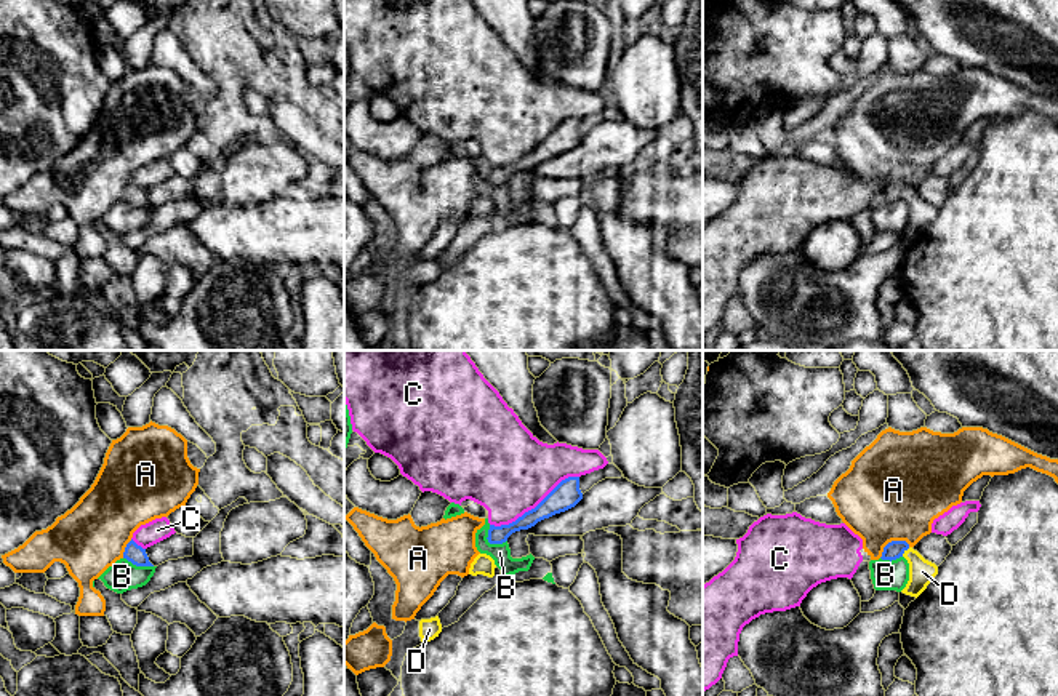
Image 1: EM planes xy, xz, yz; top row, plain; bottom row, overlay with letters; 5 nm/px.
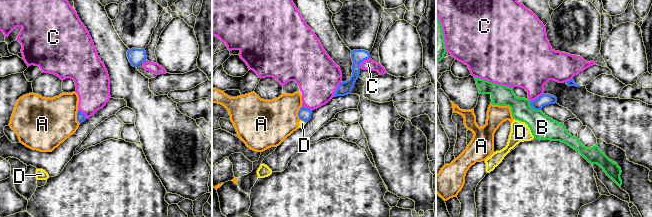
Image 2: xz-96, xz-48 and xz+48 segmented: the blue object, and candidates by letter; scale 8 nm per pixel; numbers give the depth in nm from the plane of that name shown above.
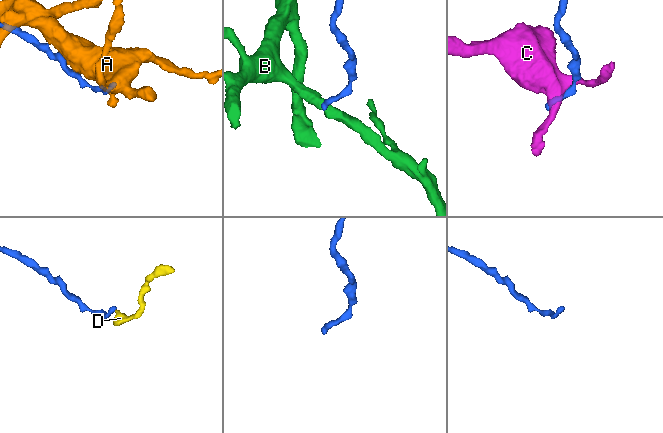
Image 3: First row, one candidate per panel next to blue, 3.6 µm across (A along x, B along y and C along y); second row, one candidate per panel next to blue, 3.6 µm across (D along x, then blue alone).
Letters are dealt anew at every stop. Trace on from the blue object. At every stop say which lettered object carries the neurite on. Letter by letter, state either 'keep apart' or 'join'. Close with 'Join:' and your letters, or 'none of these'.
A: keep apart
B: keep apart
C: keep apart
D: join
Join: D

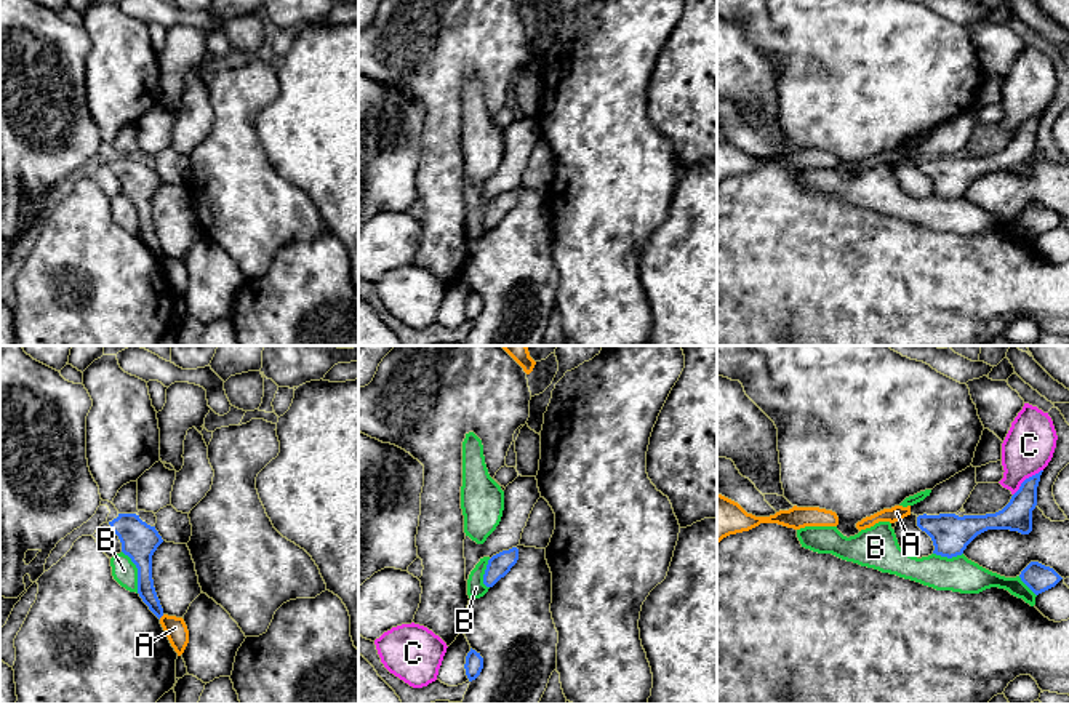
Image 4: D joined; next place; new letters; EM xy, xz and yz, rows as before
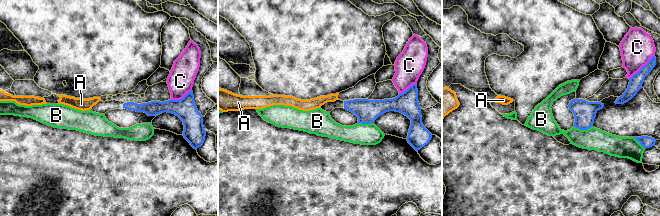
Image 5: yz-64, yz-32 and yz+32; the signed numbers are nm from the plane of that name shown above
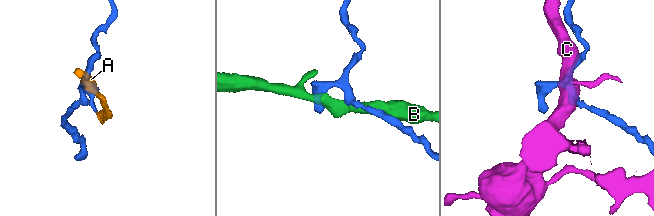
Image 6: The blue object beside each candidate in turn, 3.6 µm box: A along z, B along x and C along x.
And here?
A: keep apart
B: keep apart
C: keep apart
Join: none of these

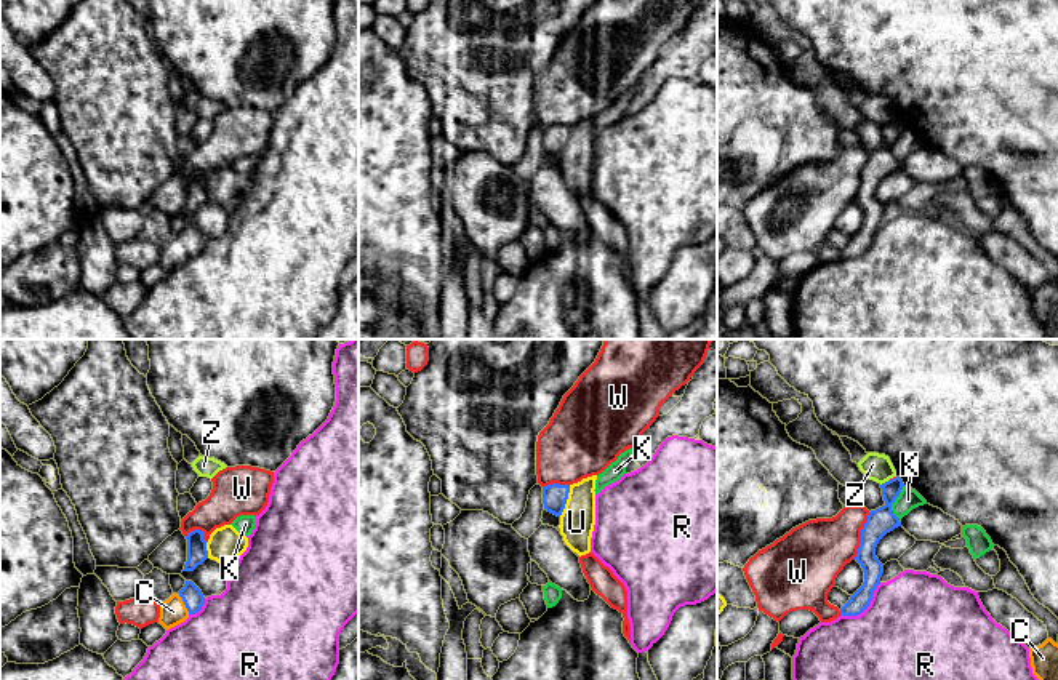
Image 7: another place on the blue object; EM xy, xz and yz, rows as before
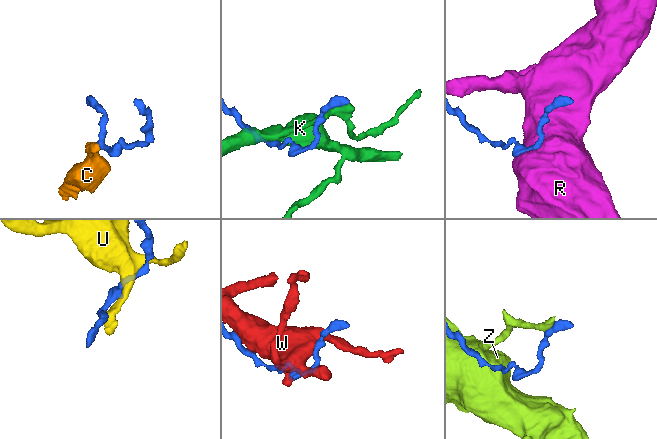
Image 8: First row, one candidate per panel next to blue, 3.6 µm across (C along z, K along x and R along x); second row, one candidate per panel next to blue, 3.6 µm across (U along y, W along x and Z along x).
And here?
C: join
K: keep apart
R: keep apart
U: keep apart
W: keep apart
Z: keep apart
Join: C

